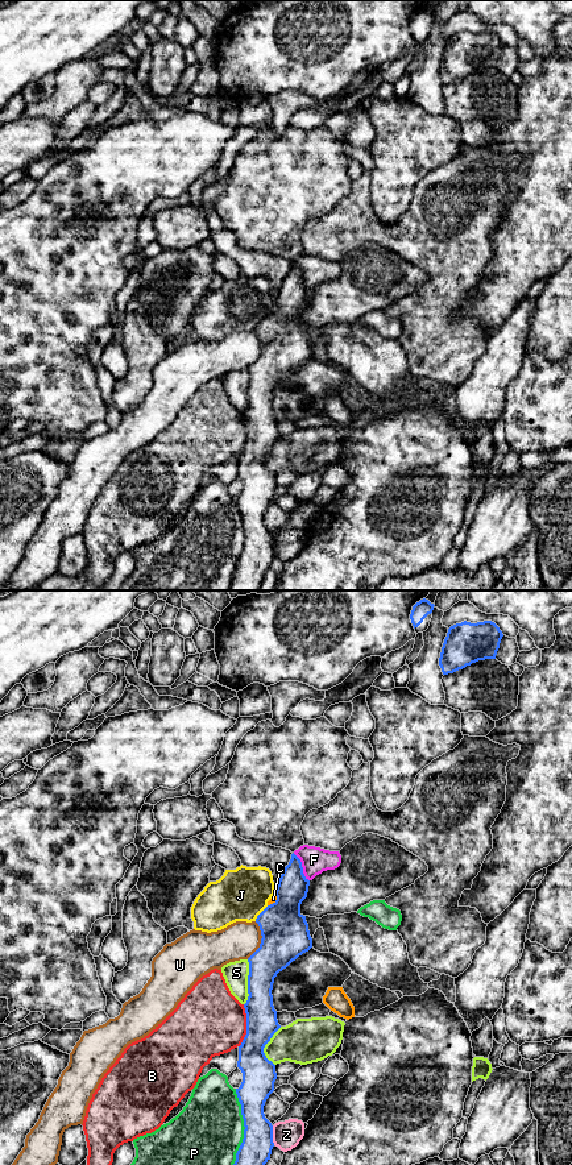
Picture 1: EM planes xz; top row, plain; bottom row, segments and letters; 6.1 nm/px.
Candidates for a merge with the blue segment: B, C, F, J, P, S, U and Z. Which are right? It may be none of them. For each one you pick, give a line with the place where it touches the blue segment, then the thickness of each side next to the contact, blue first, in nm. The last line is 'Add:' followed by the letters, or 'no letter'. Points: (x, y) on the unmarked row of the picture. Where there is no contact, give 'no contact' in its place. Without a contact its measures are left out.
Add: no letter

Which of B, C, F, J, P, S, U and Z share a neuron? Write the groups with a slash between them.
B / C / F / J / P / S / U / Z

